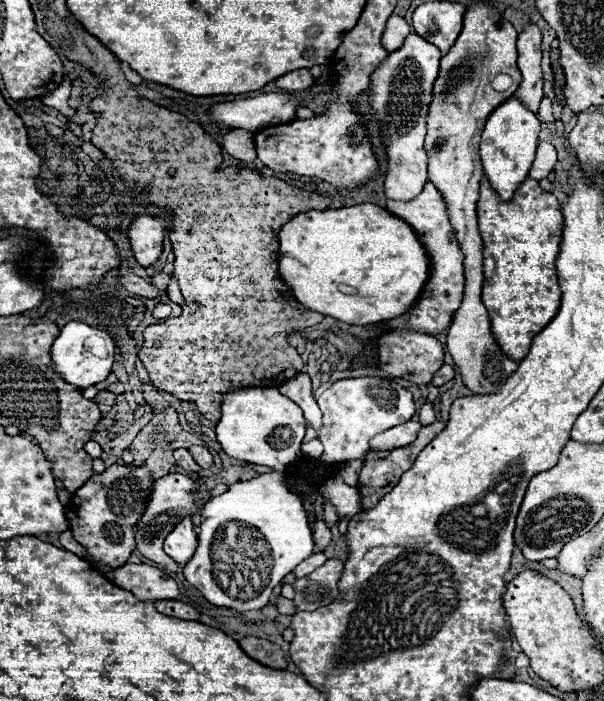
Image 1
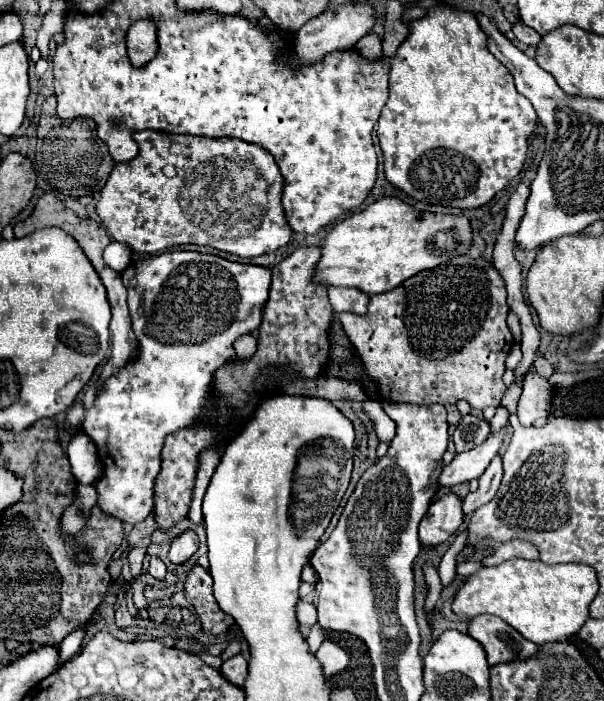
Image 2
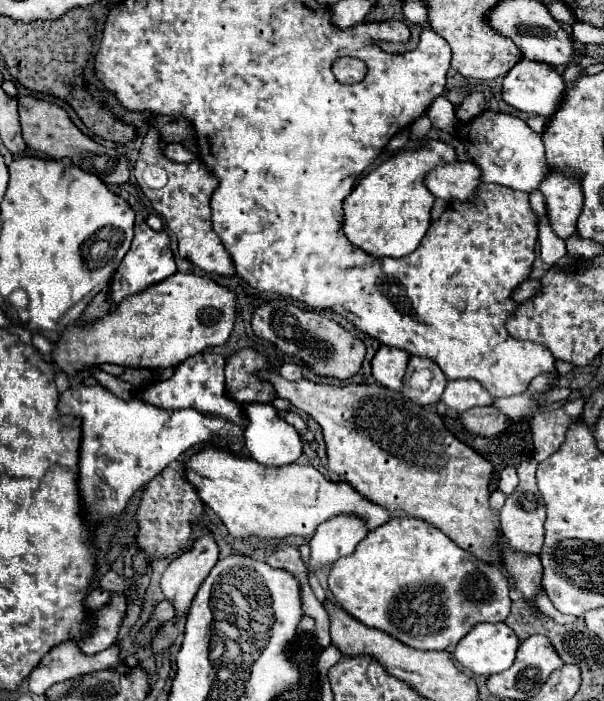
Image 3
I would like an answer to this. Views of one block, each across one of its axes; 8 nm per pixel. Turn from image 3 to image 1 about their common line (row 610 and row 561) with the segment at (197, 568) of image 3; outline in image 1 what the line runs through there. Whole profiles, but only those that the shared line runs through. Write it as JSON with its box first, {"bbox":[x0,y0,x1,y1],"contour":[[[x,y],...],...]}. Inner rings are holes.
{"bbox":[164,518,196,564],"contour":[[[182,518],[182,522],[176,524],[176,528],[164,540],[164,550],[178,564],[186,564],[192,558],[196,550],[196,532],[192,518]]]}

